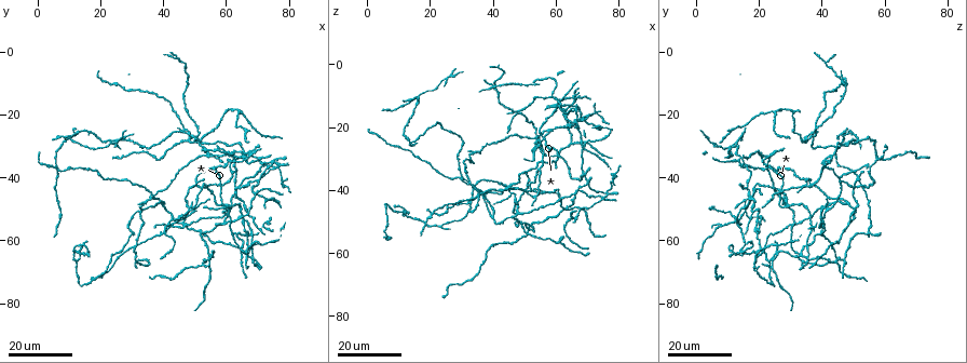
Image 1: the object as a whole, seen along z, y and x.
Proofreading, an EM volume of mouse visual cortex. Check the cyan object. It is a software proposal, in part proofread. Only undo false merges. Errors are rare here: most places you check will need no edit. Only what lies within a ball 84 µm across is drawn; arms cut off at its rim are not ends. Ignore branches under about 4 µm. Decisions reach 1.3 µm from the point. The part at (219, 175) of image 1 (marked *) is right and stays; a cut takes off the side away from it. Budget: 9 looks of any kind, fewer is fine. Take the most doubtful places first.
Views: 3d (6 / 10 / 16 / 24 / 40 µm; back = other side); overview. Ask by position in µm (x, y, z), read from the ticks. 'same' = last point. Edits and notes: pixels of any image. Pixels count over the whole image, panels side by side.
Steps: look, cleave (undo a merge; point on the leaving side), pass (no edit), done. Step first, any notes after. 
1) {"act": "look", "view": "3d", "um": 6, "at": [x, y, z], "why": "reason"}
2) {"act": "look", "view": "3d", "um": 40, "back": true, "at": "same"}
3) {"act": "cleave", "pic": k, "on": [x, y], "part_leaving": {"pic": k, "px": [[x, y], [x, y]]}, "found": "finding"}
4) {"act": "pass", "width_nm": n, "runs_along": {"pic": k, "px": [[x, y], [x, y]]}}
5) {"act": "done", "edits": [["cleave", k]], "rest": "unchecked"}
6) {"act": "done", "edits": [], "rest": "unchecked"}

{"act": "look", "view": "3d", "um": 16, "at": [12, 27, 46]}

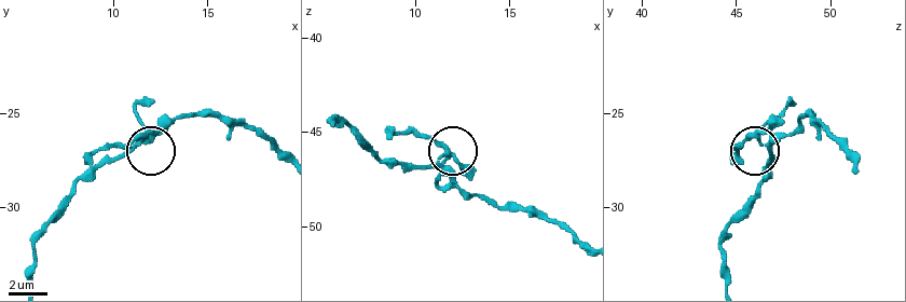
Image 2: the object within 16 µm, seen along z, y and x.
{"act": "look", "view": "3d", "um": 10, "at": [11.4, 26.6, 46.7], "why": "closer look"}

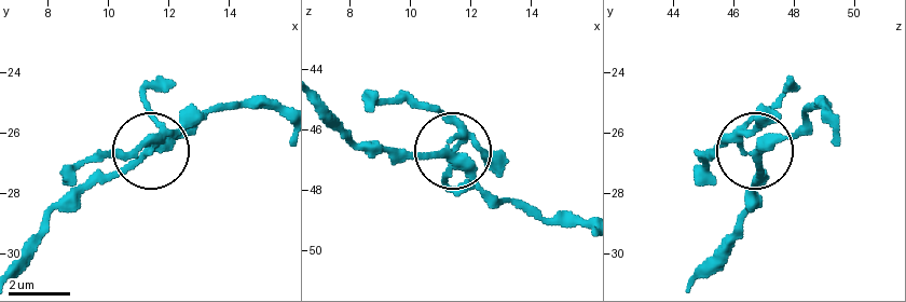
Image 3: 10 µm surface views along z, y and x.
{"act": "pass", "runs_along": {"pic": 3, "px": [[278, 112], [232, 105], [149, 151], [147, 143], [110, 151]]}, "found": "continuous, no second neuron"}

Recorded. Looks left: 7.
{"act": "look", "view": "3d", "um": 24, "at": [62, 54, 13], "why": "four or more arms meet"}

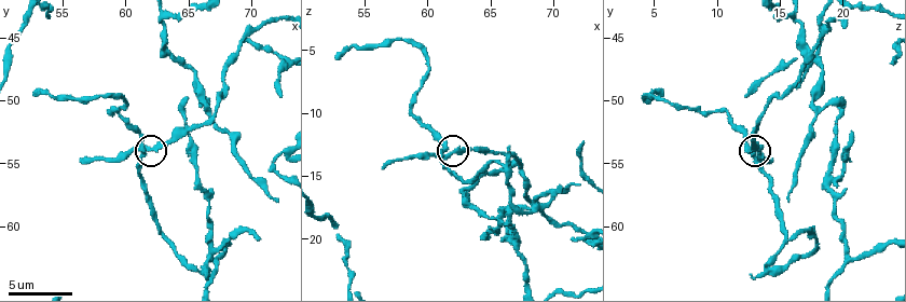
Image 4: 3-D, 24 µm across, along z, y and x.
{"act": "look", "view": "3d", "um": 6, "at": [61.4, 54.4, 13.0]}

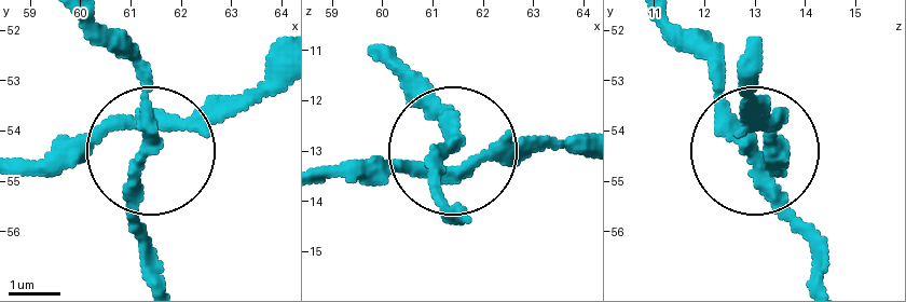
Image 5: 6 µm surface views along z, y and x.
{"act": "pass", "runs_along": {"pic": 5, "px": [[282, 54], [156, 149], [139, 45]]}, "found": "one neuron here"}

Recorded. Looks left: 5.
{"act": "look", "view": "3d", "um": 16, "at": [48, 43, 51], "why": "arms part here"}

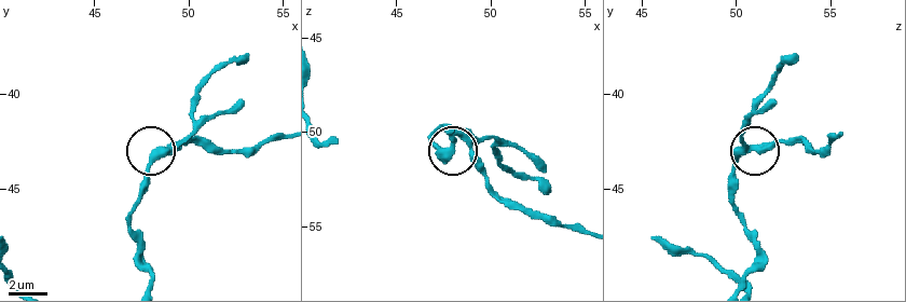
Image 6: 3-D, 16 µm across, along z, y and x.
{"act": "look", "view": "3d", "um": 6, "at": [49.1, 42.9, 50.8], "why": "closer look"}

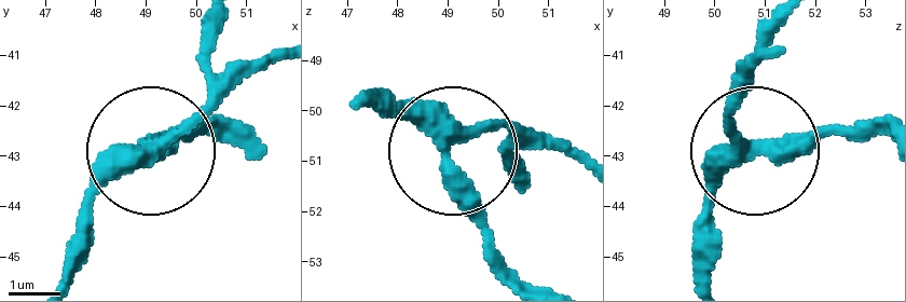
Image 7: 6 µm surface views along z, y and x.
{"act": "pass", "side_arm_um": 8, "runs_along": {"pic": 7, "px": [[703, 272], [708, 194], [746, 156], [729, 83]]}, "found": "continuous, no second neuron"}

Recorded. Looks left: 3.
{"act": "look", "view": "3d", "um": 16, "at": [40, 49, 48], "why": "a fork"}

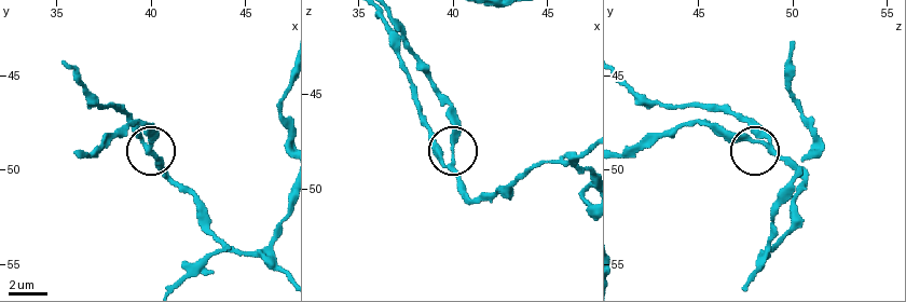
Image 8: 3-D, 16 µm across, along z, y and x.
{"act": "look", "view": "3d", "um": 6, "at": [39.6, 48.3, 48.6]}

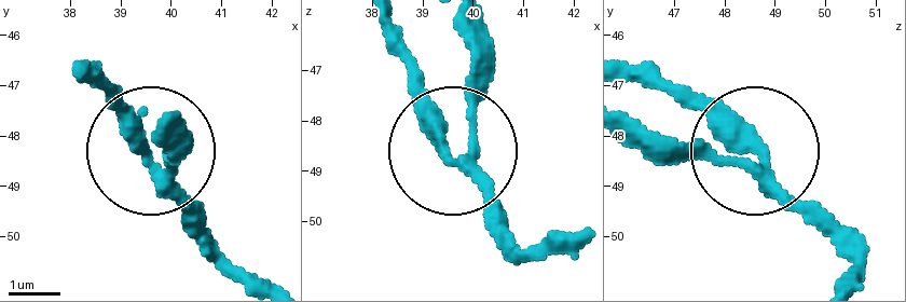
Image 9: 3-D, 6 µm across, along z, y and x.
{"act": "pass", "runs_along": {"pic": 9, "px": [[845, 284], [849, 258], [763, 159], [626, 141]]}, "found": "continuous, no second neuron"}

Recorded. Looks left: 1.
{"act": "done", "edits": [], "rest": "unchecked"}

